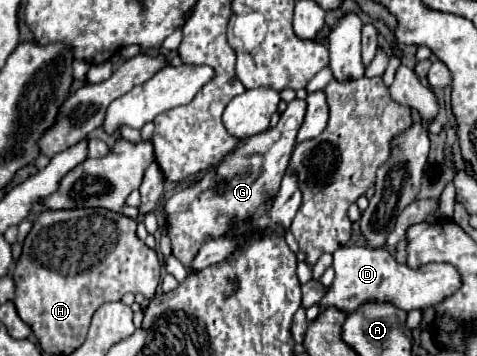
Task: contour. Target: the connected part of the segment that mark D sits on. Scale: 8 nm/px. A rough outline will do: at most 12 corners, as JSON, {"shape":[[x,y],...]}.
{"shape":[[340,247],[320,309],[378,301],[426,309],[460,287],[456,267],[398,265],[386,249]]}

